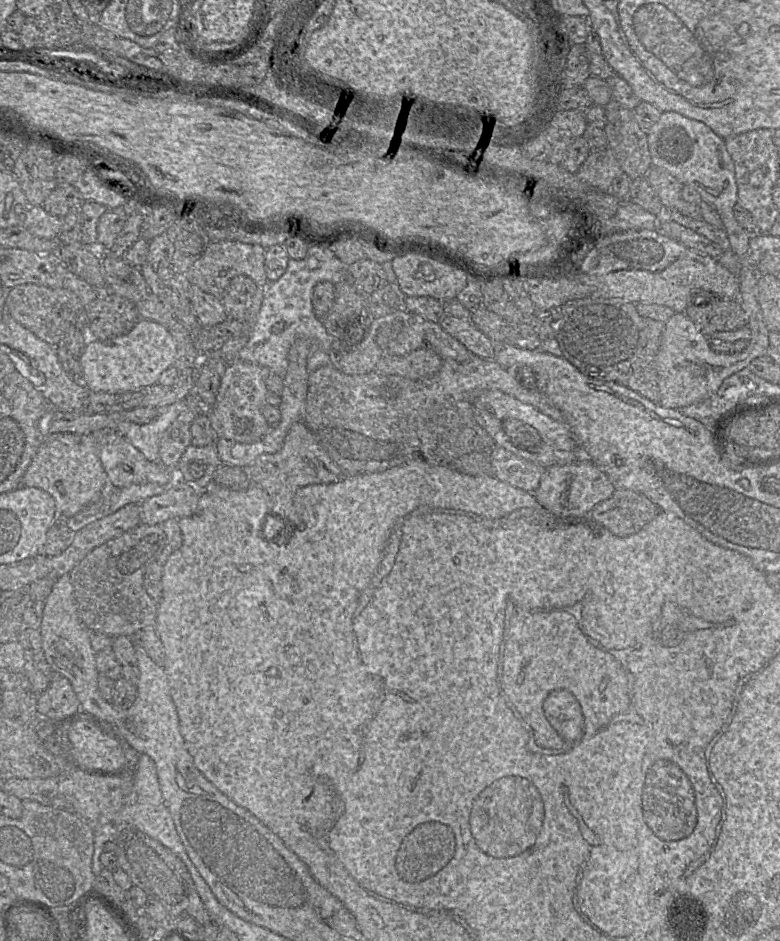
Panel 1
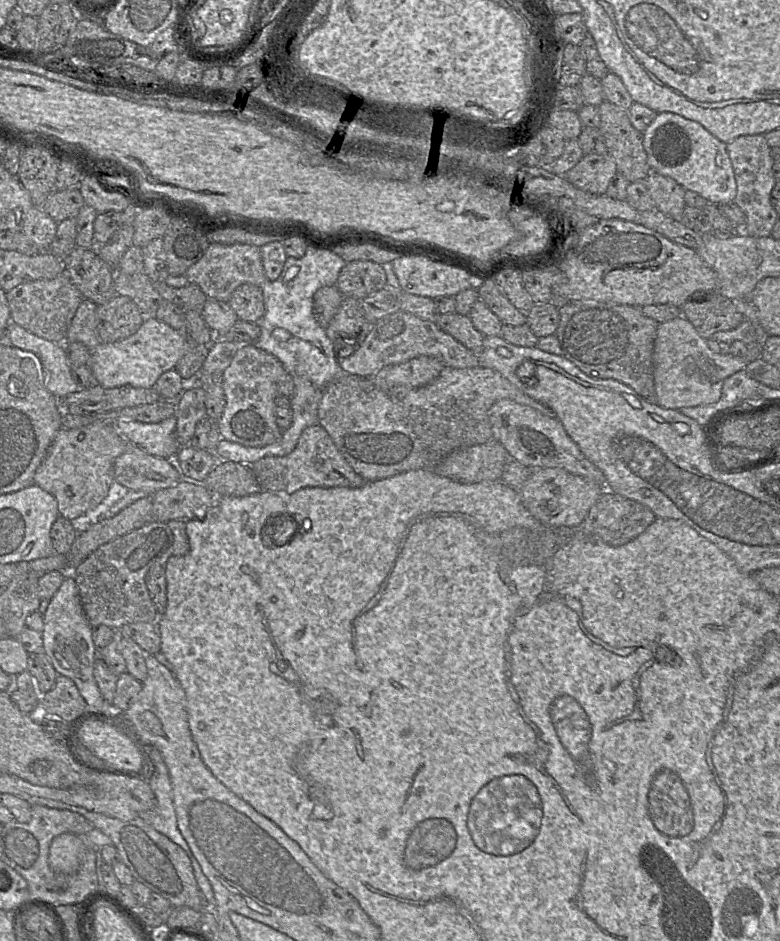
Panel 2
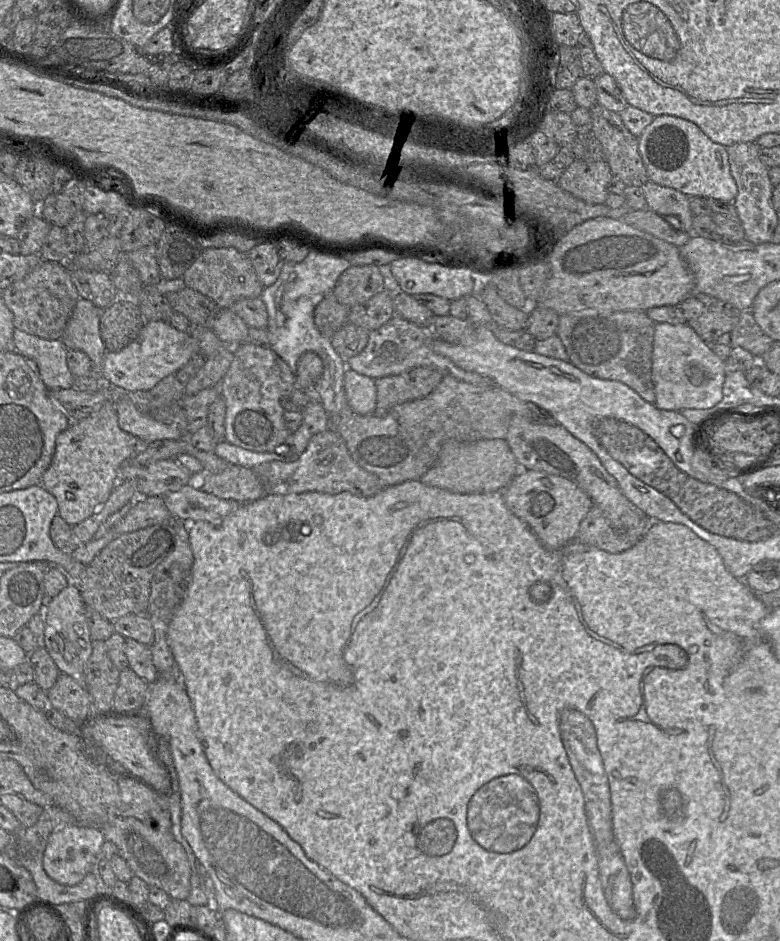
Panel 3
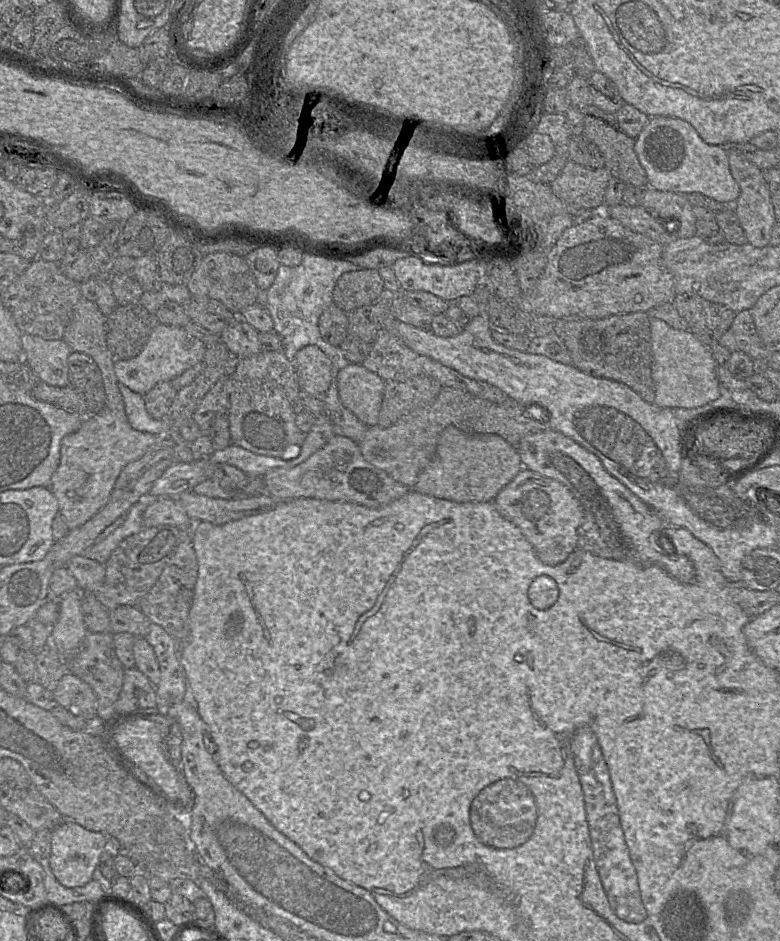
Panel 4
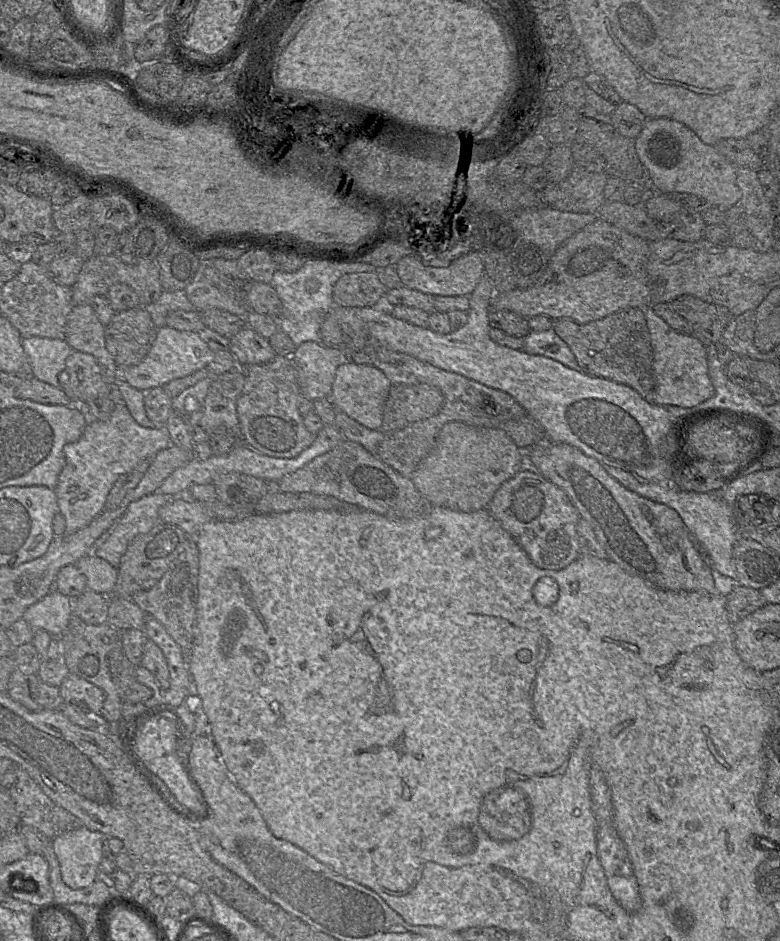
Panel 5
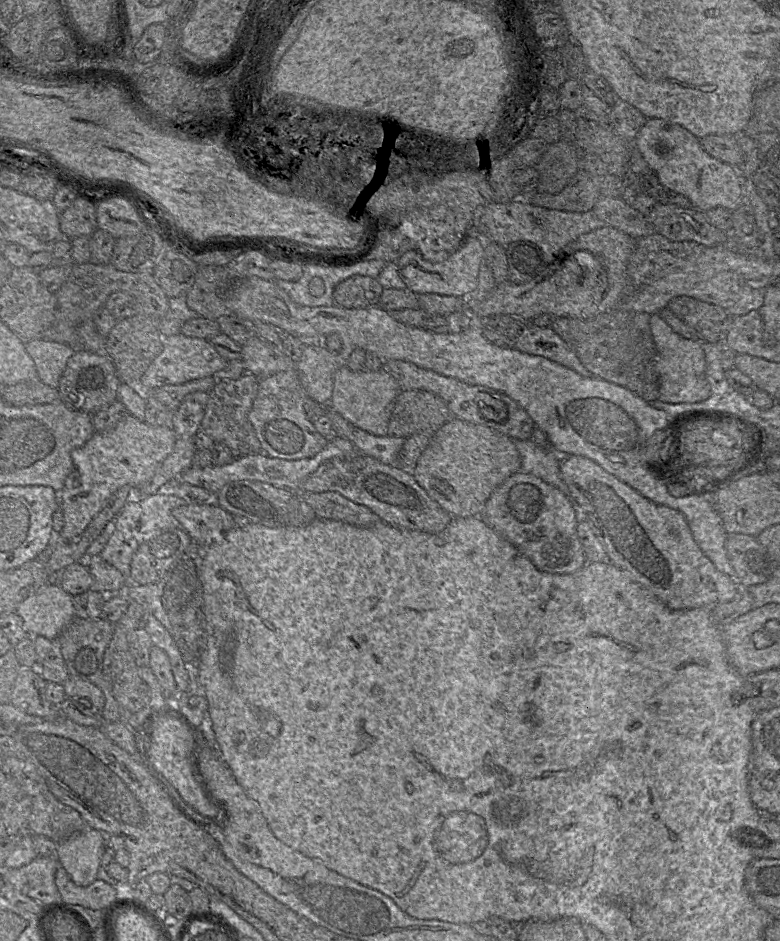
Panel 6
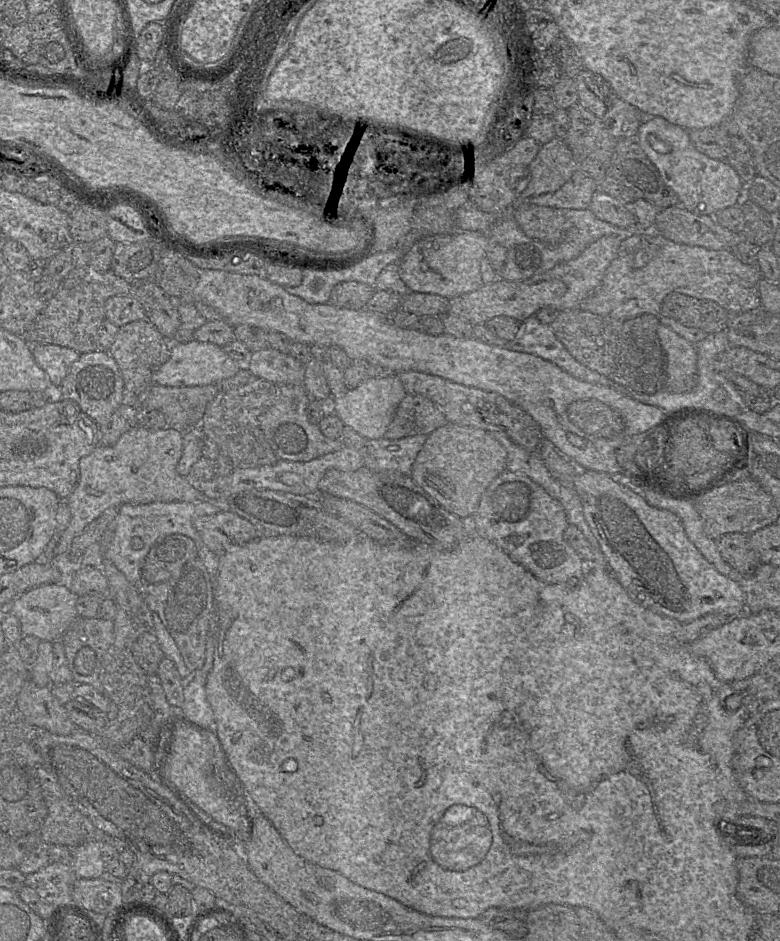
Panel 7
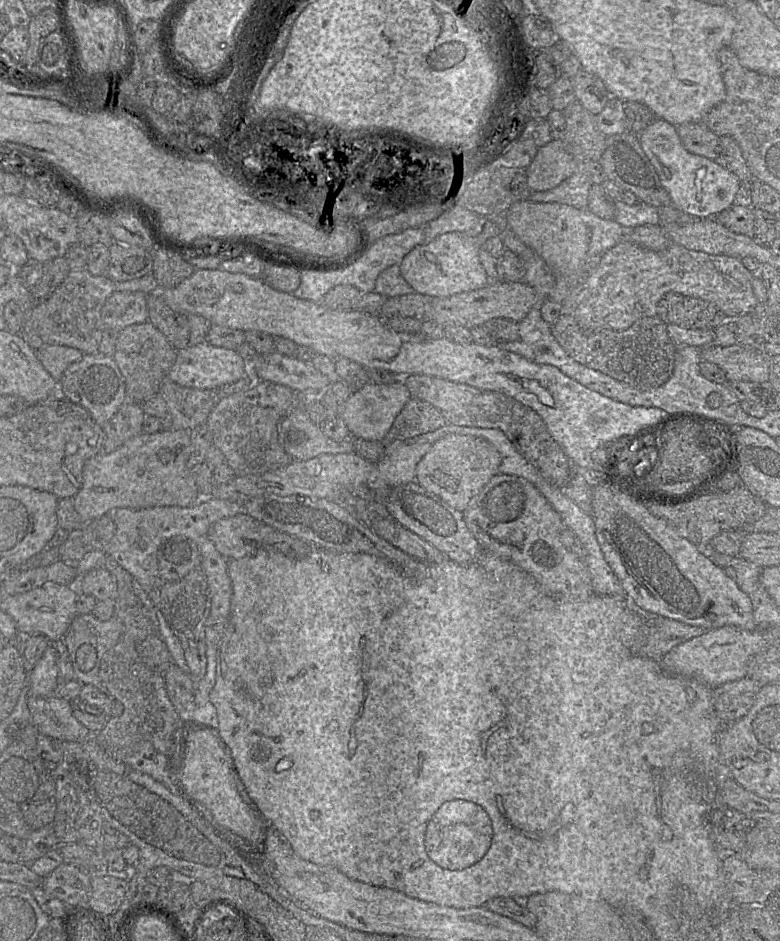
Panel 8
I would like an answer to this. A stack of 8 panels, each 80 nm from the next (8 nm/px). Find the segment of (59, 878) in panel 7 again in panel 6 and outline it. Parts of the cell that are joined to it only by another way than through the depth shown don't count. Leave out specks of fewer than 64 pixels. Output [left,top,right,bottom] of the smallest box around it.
[10,857,61,904]

